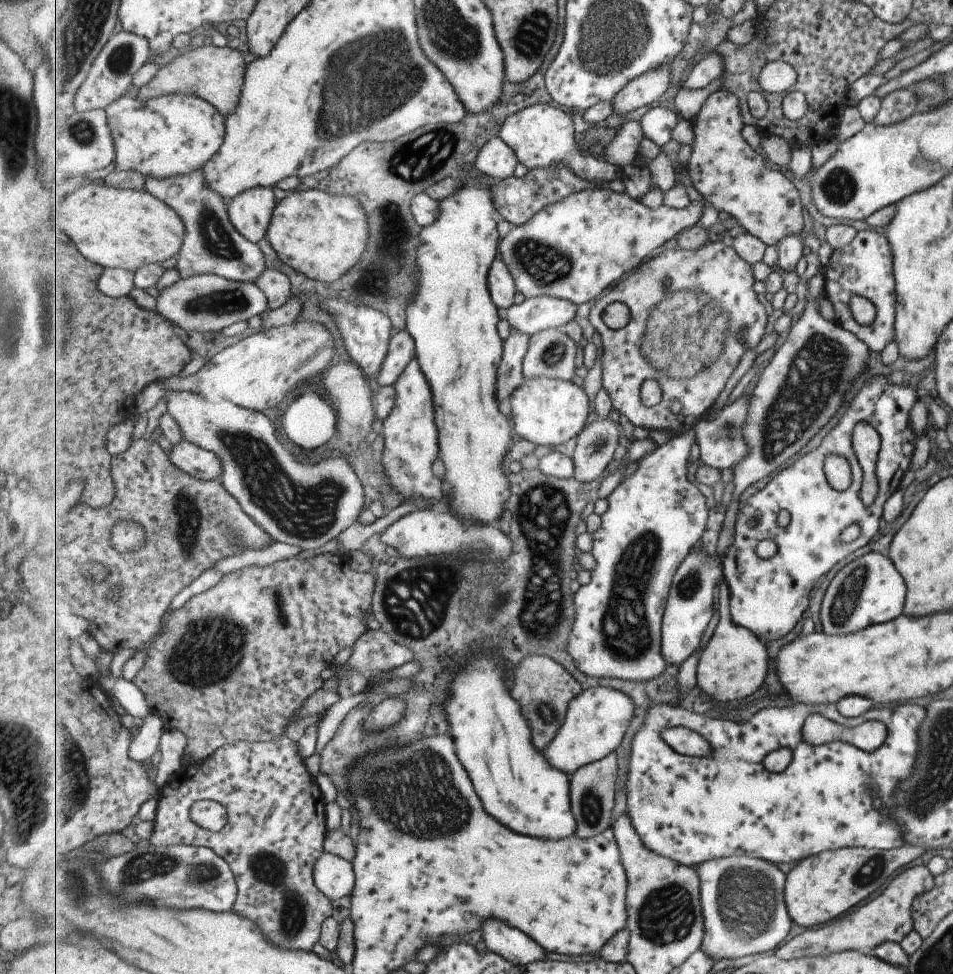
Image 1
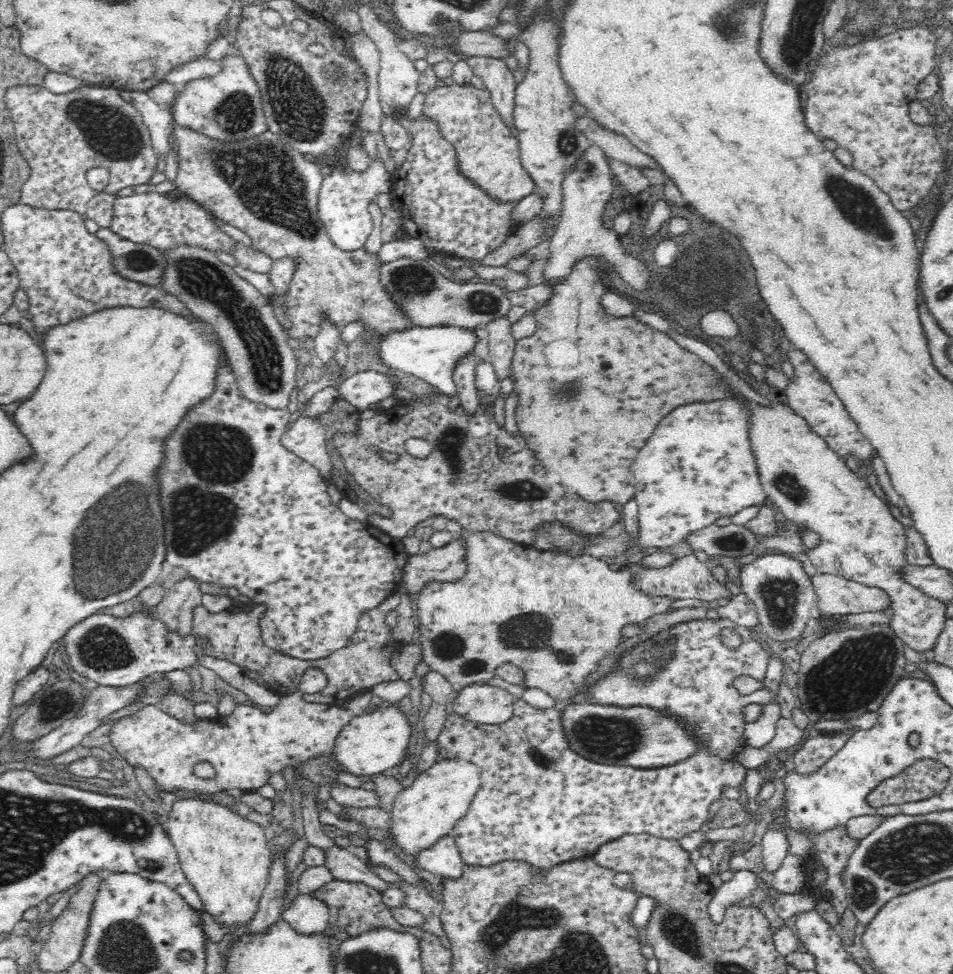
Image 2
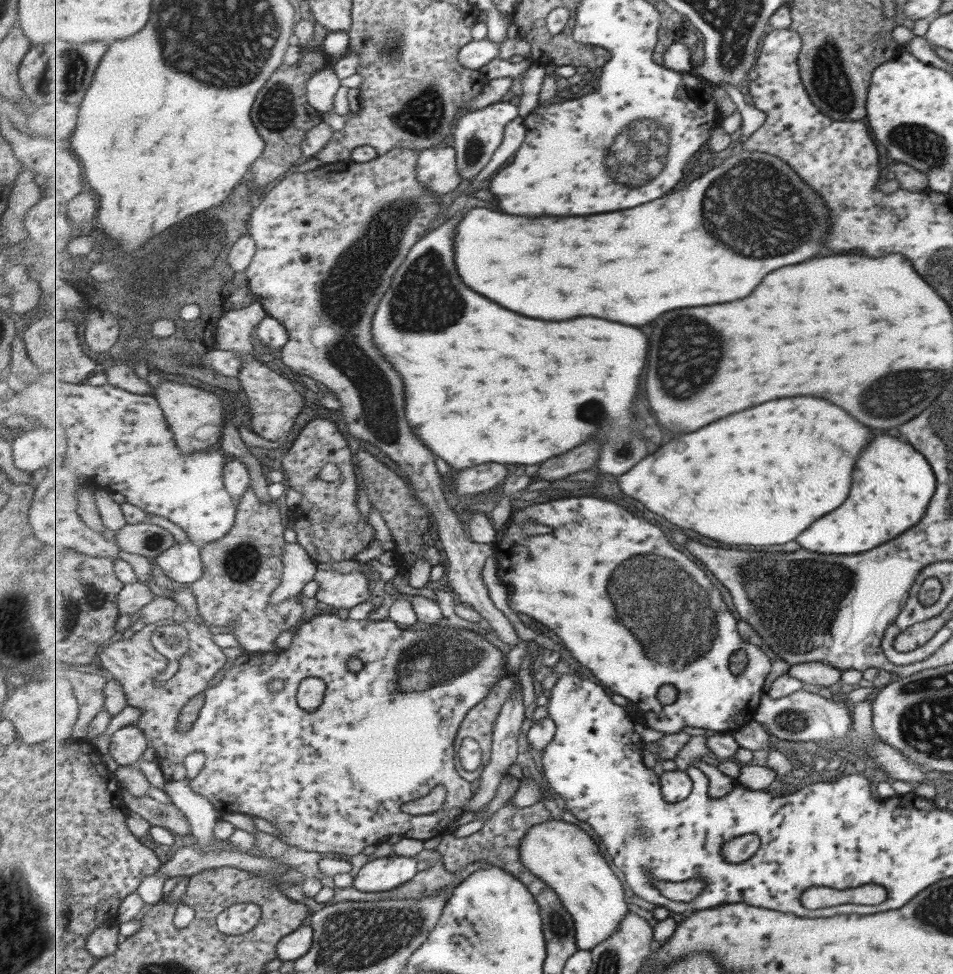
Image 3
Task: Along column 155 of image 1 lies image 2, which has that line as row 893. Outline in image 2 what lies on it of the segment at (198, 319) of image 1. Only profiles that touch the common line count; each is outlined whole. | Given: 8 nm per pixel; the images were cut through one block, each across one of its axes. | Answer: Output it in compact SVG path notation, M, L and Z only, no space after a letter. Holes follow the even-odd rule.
M311 893L296 895L291 905L283 911L283 919L302 936L323 933L329 918L328 907L312 897Z

